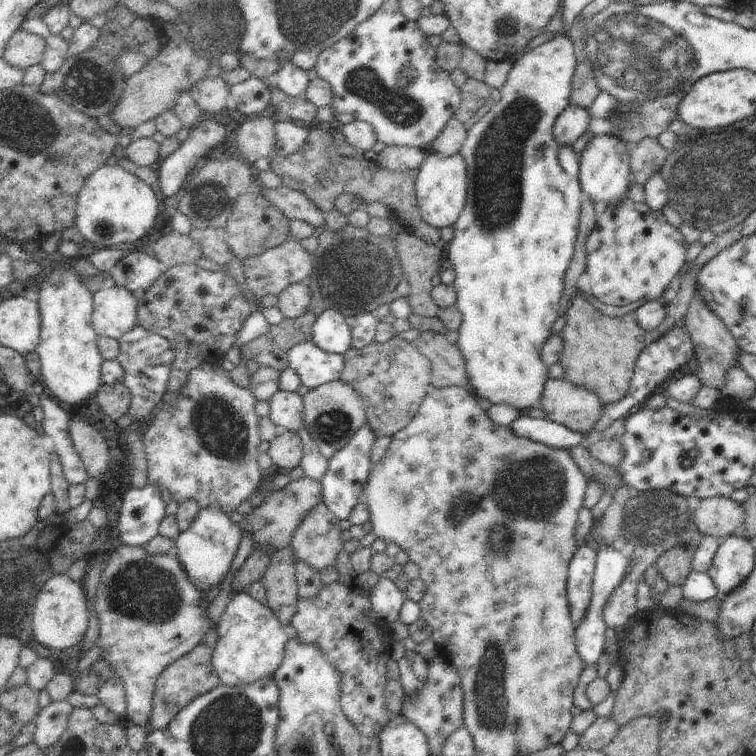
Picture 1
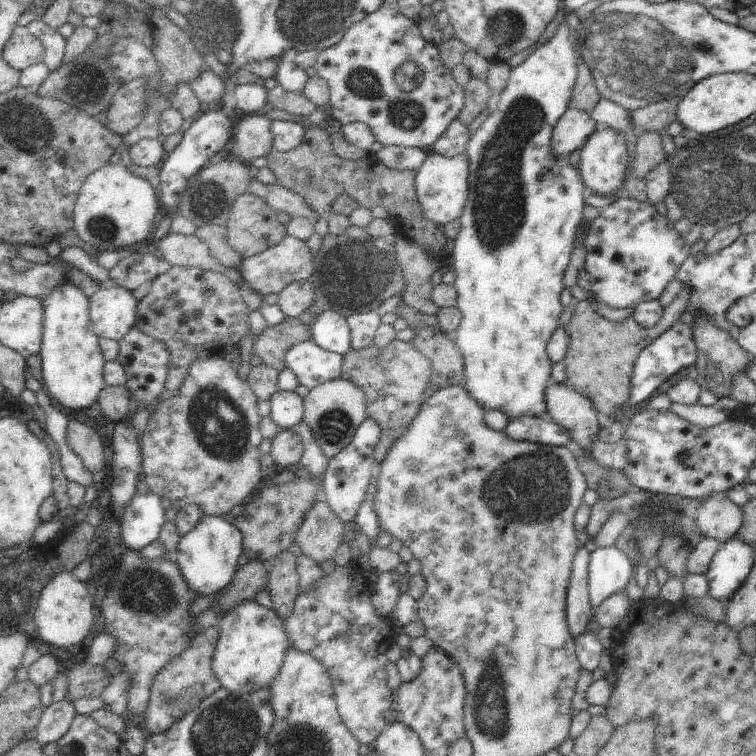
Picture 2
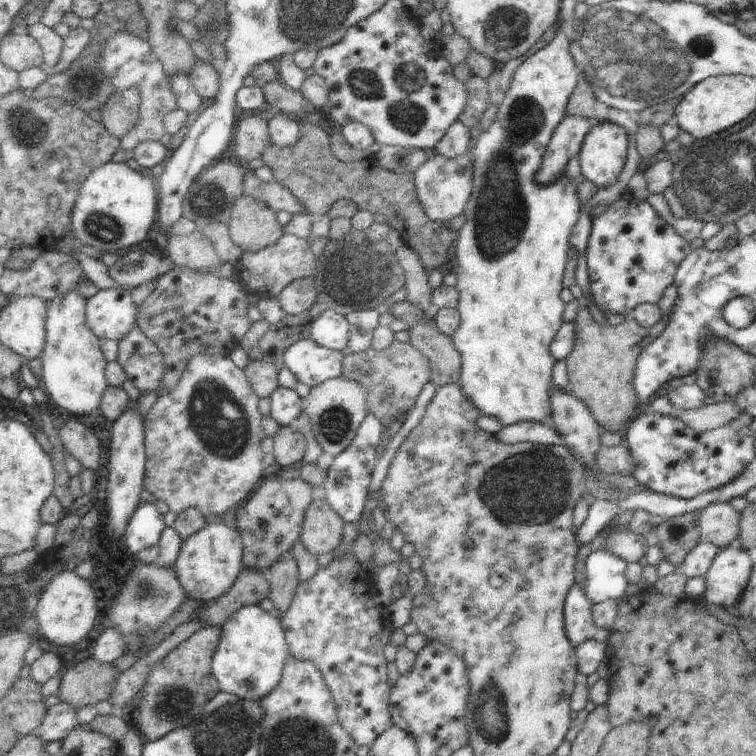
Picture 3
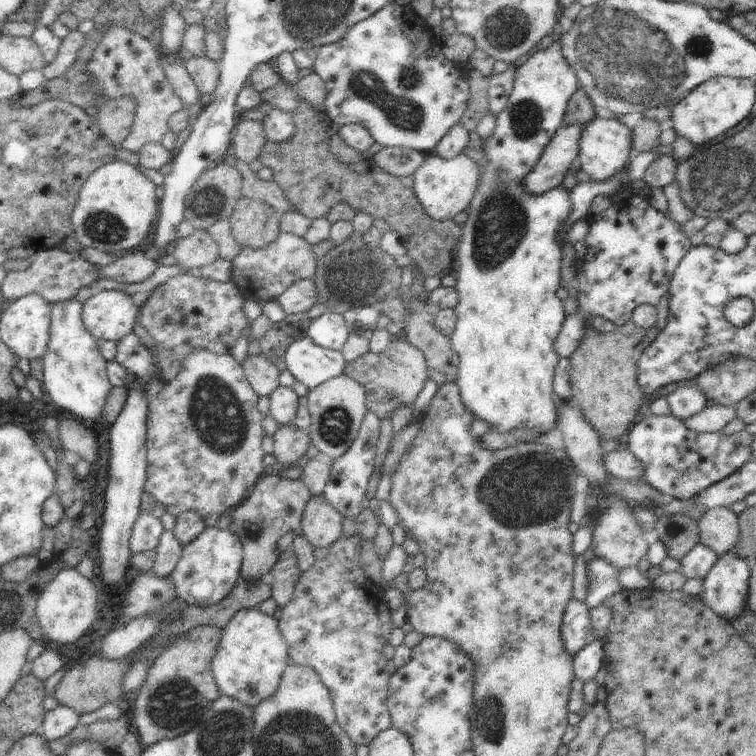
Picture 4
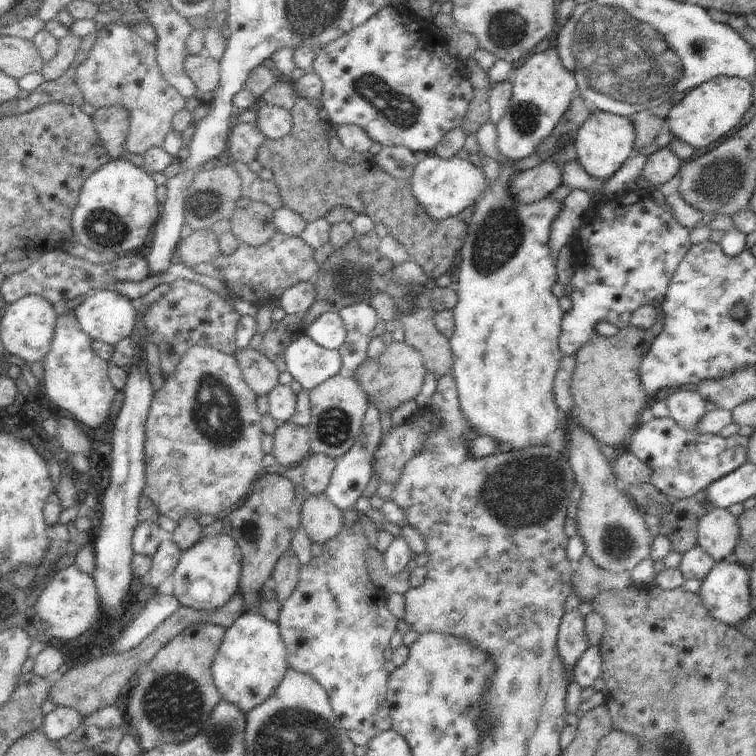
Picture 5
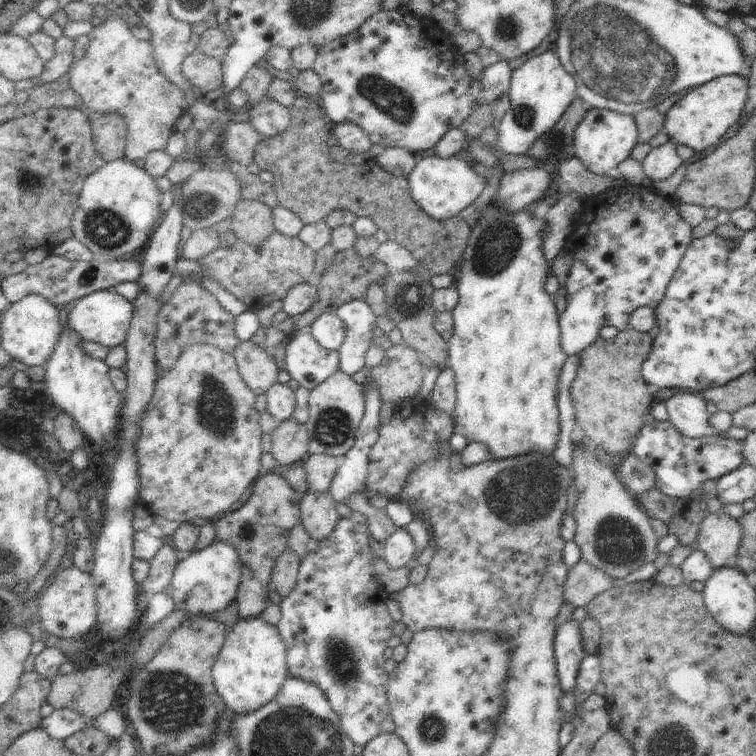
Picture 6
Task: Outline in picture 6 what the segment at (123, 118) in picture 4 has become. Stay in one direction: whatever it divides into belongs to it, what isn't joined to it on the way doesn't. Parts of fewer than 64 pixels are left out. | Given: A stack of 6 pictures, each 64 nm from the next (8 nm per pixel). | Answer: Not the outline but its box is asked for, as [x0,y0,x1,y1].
[88,113,127,163]

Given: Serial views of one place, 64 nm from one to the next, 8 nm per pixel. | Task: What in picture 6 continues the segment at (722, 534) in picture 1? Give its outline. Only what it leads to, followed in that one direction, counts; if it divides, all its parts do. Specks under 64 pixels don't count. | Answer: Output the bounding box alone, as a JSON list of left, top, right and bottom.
[696,510,743,570]

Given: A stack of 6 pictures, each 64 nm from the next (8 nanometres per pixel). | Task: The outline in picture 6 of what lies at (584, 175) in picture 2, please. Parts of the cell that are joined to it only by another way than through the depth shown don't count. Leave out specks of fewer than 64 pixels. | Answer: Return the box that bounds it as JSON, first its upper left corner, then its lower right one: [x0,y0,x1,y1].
[573,107,637,174]

